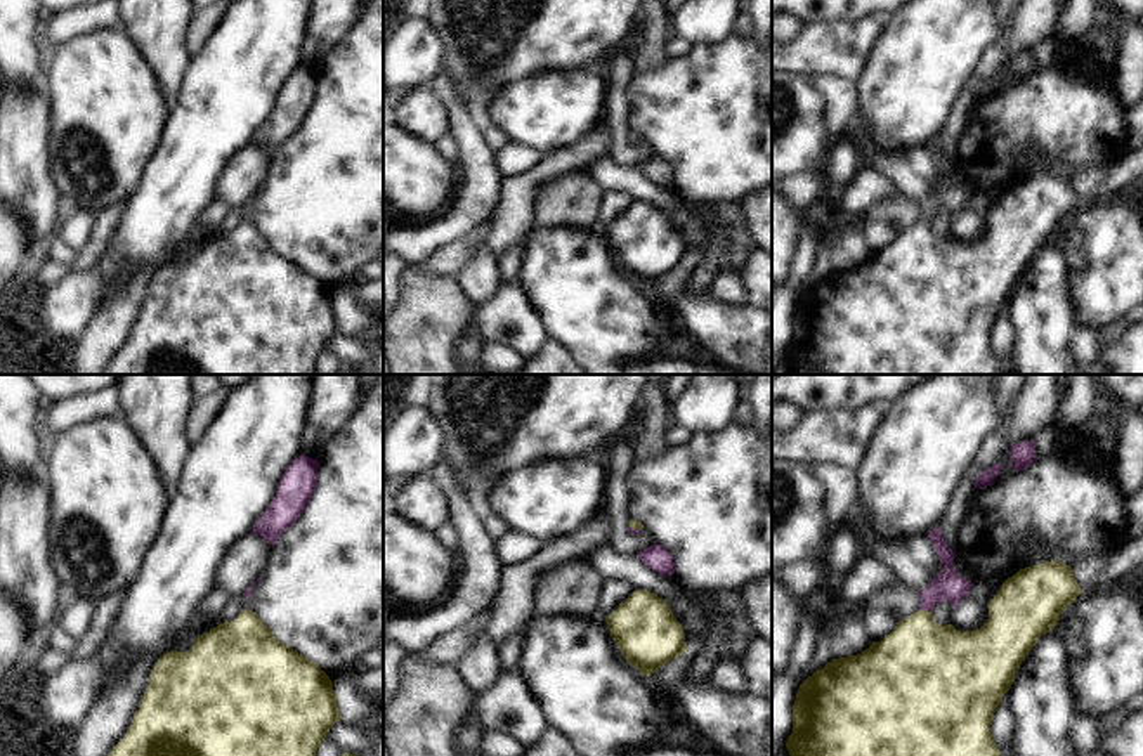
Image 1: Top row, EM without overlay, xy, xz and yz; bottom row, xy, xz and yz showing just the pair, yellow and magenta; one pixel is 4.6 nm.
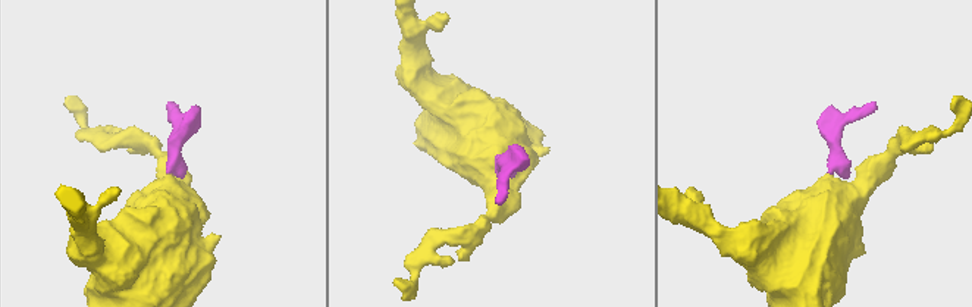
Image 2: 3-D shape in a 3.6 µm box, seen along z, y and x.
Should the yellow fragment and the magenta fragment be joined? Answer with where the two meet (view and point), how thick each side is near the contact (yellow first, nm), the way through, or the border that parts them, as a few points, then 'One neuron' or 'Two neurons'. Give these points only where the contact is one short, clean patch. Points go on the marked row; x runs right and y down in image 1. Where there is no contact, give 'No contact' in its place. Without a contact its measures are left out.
Touches yellow at yz (925, 611). Thickness 420 nm (yellow) against 140 nm. Path across: yz (921, 664), (921, 621), (925, 611), (949, 586). One neuron

